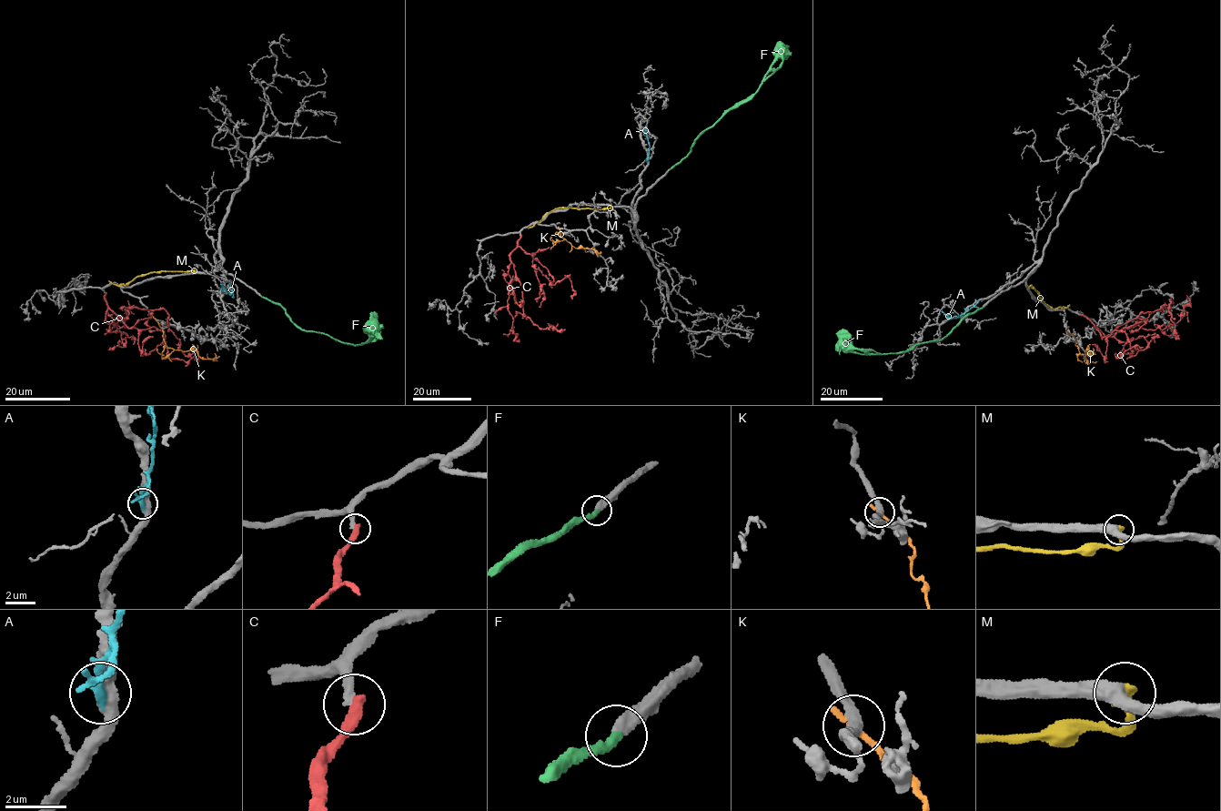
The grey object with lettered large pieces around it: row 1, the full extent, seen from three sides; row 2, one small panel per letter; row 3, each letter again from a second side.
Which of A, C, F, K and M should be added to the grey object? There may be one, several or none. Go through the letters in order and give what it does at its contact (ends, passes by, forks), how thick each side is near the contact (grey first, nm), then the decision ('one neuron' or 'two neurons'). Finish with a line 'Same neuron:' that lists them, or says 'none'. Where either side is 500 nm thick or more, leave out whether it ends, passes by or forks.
A: it ends | 440/280 nm | two neurons
C: it ends | 280/380 nm | two neurons
F: it ends | 300/320 nm | one neuron
K: it ends | 320/200 nm | two neurons
M: it ends | 460/320 nm | two neurons
Same neuron: F

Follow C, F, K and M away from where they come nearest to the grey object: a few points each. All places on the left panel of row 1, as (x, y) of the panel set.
C: (105, 293), (109, 323), (127, 319), (133, 308), (164, 309), (179, 349), (186, 355), (194, 352)
F: (261, 296), (277, 303), (302, 329), (355, 345), (378, 337), (376, 317), (370, 311)
K: (155, 319), (168, 347), (194, 350), (207, 359), (216, 358), (214, 353)
M: (194, 271), (156, 272), (136, 276), (125, 285), (116, 285), (108, 280)

